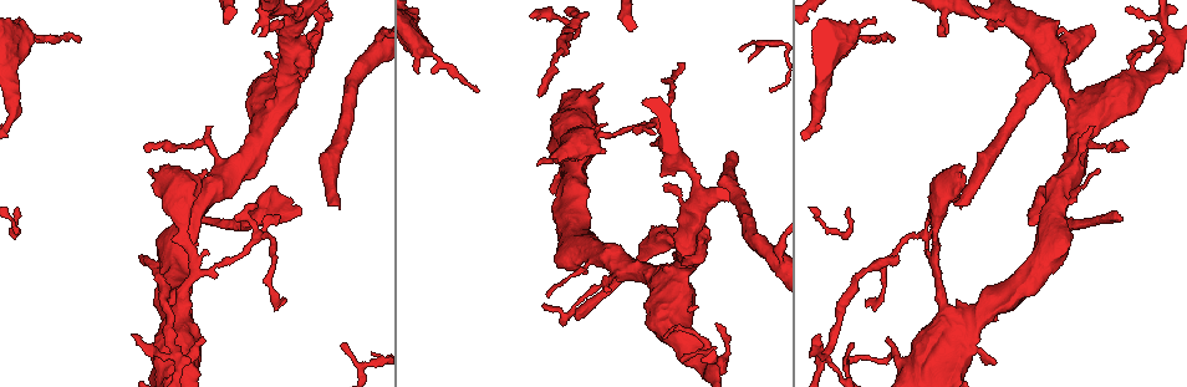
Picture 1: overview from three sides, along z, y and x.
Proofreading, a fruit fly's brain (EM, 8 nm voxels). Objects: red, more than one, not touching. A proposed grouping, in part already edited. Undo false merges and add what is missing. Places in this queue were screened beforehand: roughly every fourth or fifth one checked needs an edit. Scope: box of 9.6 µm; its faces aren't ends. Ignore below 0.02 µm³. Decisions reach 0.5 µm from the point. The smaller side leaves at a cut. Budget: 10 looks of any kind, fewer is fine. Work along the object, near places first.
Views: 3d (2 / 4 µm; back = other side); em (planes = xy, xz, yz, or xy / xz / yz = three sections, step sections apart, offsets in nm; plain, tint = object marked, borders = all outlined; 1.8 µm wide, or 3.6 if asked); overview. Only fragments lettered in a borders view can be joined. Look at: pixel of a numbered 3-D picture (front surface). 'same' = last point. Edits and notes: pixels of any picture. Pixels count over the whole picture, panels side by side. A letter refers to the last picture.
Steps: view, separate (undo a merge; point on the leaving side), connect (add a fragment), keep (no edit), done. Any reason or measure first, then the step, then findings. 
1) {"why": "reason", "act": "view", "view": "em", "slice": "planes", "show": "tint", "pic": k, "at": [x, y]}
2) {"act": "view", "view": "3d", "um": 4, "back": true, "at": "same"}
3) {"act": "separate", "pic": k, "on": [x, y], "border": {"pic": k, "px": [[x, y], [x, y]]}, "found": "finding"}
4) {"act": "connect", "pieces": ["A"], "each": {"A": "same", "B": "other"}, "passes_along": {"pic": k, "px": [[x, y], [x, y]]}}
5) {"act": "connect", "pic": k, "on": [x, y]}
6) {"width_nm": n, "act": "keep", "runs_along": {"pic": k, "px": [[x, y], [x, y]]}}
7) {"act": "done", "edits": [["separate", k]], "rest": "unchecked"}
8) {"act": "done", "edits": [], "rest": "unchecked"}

{"why": "abrupt turn", "act": "view", "view": "em", "slice": "planes", "show": "plain", "pic": 1, "at": [824, 355]}

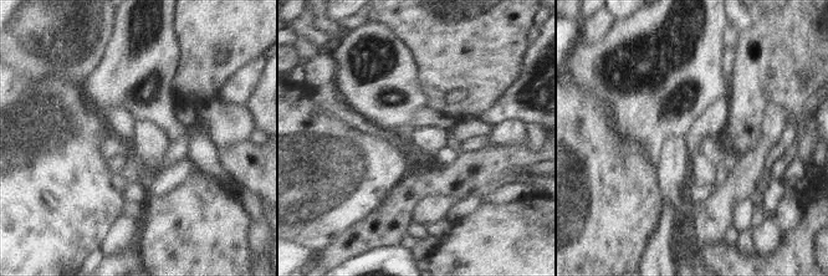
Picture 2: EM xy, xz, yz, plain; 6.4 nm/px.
{"act": "view", "view": "em", "slice": "planes", "show": "borders", "at": "same"}

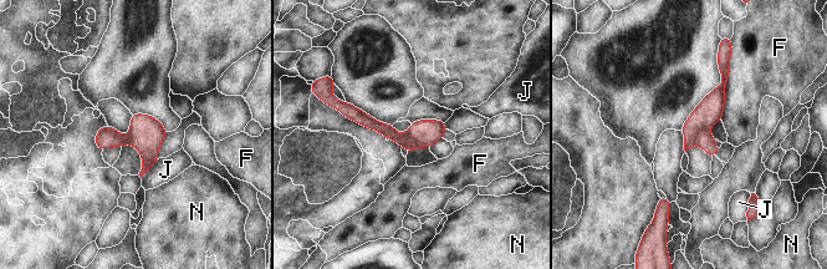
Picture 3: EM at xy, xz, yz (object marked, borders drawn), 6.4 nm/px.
{"longest_contact_nm": ["F", 440], "act": "separate", "pic": 3, "on": [710, 110], "each": {"F": "other", "J": "other", "N": "other"}, "found": "two neurons meet here"}

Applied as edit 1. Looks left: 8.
{"why": "an open end", "act": "view", "view": "3d", "um": 4, "pic": 1, "at": [733, 153]}

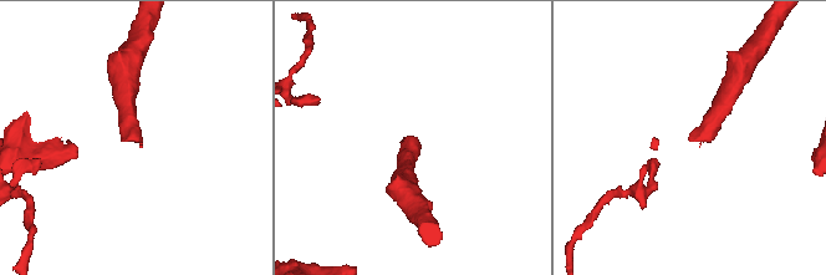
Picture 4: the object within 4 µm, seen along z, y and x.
{"act": "view", "view": "em", "slice": "planes", "show": "borders", "pic": 4, "at": [416, 139]}

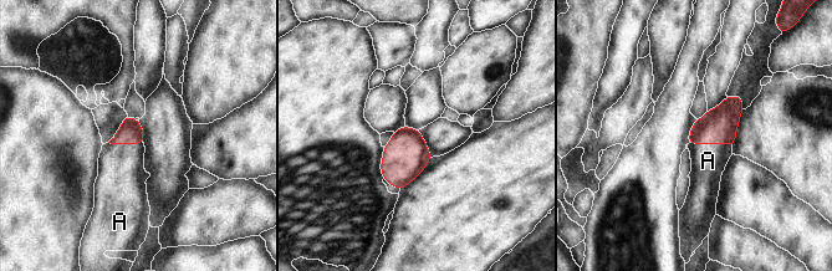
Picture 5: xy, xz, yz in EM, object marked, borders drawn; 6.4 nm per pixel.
{"act": "connect", "pieces": ["A"], "each": {"A": "same"}, "found": "it goes on there"}

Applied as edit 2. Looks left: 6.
{"act": "view", "view": "overview"}

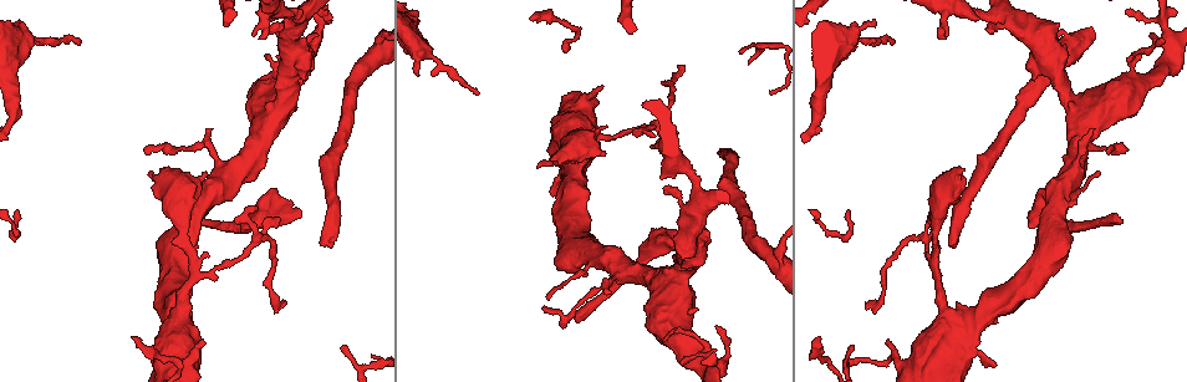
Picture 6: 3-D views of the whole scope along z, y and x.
{"why": "free end", "act": "view", "view": "3d", "um": 4, "pic": 6, "at": [670, 243]}

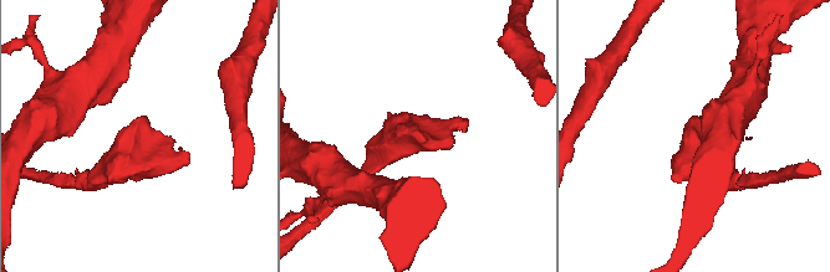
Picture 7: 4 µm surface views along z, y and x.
{"why": "need the tissue", "act": "view", "view": "em", "um": 3.6, "slice": "yz", "step": 4, "show": "tint", "pic": 7, "at": [694, 119]}

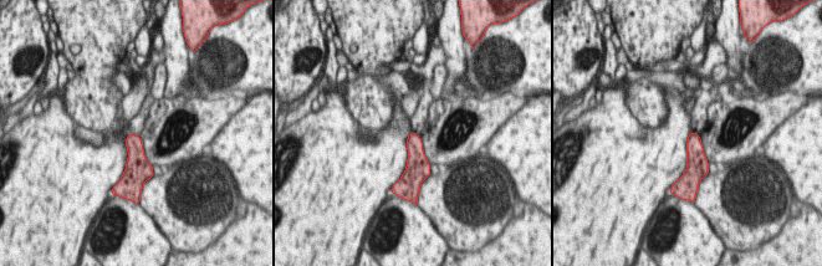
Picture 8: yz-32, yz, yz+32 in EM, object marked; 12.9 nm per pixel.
{"act": "view", "view": "em", "um": 3.6, "slice": "planes", "show": "borders", "at": "same"}

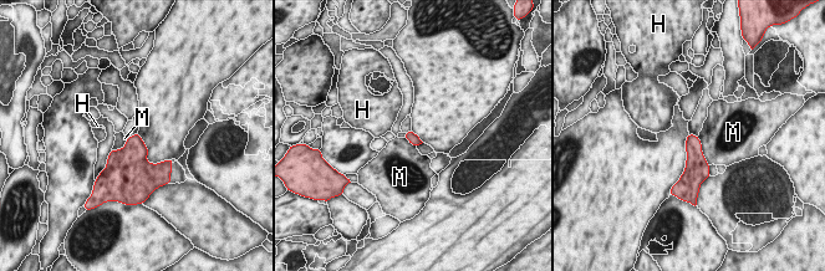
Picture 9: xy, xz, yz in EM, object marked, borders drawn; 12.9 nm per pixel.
{"act": "keep", "each": {"H": "other", "M": "other"}, "border": {"pic": 9, "px": [[697, 137], [702, 154], [709, 164]]}, "found": "none of them fits"}

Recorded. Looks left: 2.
{"why": "an open end", "act": "view", "view": "3d", "um": 2, "pic": 6, "at": [990, 29]}

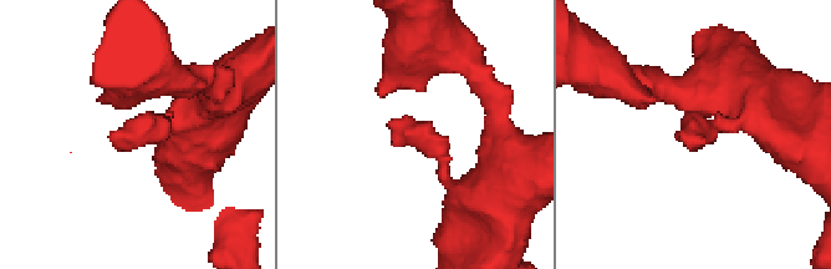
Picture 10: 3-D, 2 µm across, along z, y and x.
{"act": "view", "view": "em", "slice": "xz", "step": 16, "show": "borders", "pic": 10, "at": [110, 139]}

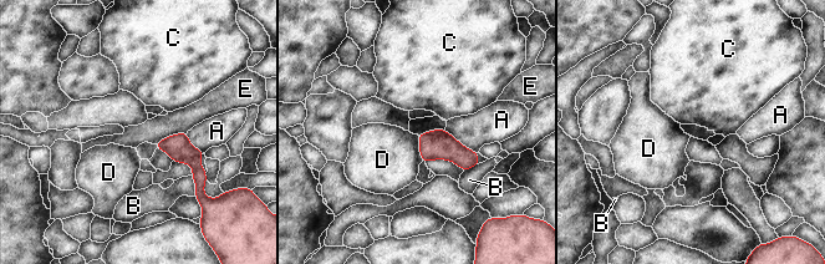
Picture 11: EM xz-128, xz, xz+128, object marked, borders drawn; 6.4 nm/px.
{"act": "keep", "each": {"A": "other", "B": "other", "C": "other", "D": "other", "E": "other"}, "border": {"pic": 11, "px": [[416, 135], [418, 153], [422, 161]]}, "found": "none of them fits"}

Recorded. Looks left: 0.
{"act": "done", "edits": [["separate", 3], ["connect", 5]], "rest": "unchecked"}

